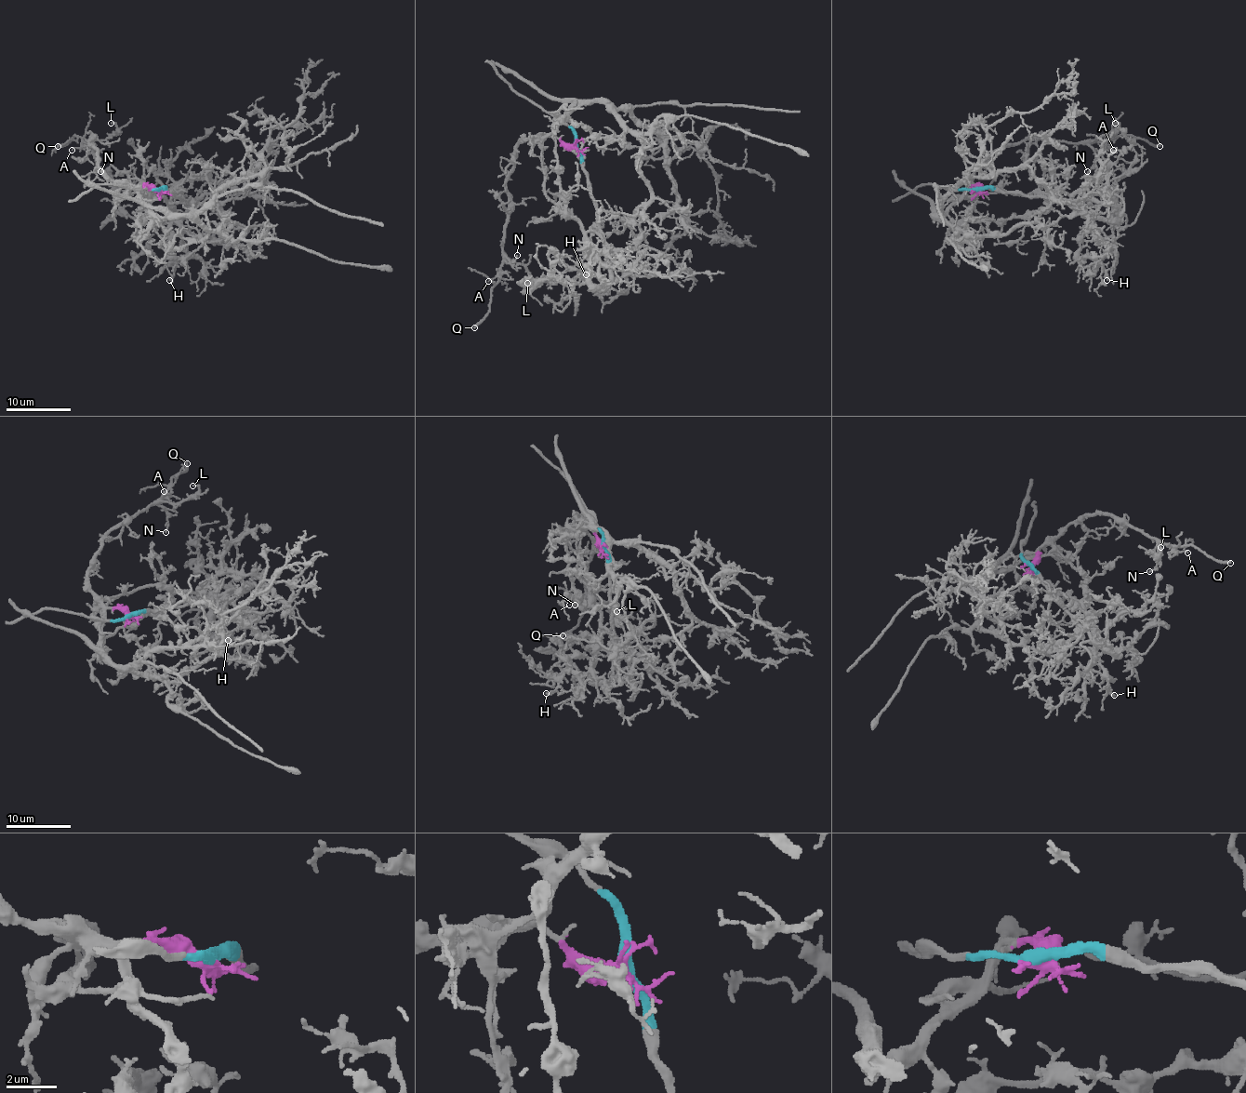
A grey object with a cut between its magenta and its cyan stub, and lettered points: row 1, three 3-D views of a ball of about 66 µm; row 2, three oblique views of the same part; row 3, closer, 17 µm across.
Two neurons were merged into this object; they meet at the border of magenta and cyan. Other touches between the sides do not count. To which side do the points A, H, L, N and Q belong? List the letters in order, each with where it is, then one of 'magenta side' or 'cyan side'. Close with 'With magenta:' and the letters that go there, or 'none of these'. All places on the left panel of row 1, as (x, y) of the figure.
A: place (72, 150); magenta side
H: place (169, 280); cyan side
L: place (111, 123); magenta side
N: place (100, 171); magenta side
Q: place (58, 146); magenta side
With magenta: A, L, N, Q

